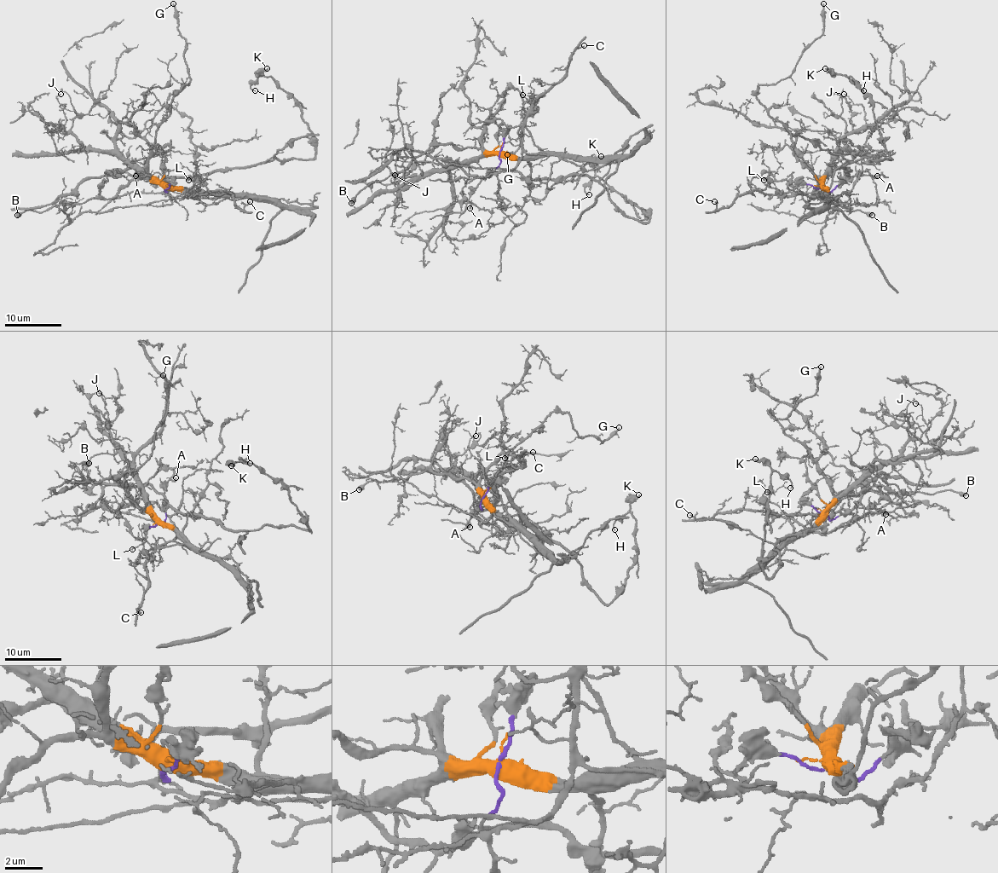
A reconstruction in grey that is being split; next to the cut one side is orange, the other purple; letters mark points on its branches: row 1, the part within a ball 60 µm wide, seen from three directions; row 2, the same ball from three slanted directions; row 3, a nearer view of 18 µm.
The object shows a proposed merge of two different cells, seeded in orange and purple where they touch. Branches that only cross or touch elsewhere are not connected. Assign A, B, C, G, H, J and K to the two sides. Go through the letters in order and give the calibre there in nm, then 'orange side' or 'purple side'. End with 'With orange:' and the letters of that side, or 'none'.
A: 150 nm | purple side
B: 550 nm | orange side
C: 130 nm | purple side
G: 180 nm | orange side
H: 130 nm | purple side
J: 80 nm | orange side
K: 240 nm | purple side
With orange: B, G, J

